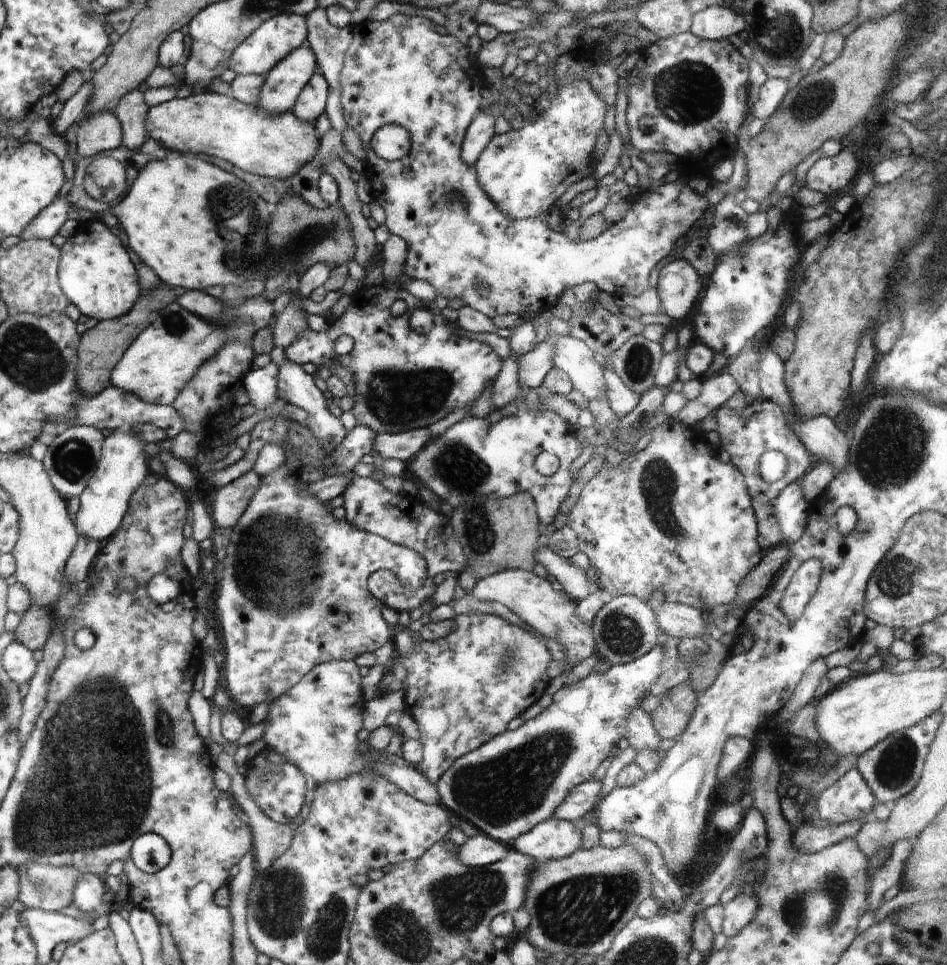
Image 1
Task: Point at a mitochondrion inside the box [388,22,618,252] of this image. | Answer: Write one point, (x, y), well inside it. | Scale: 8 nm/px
(459, 200)

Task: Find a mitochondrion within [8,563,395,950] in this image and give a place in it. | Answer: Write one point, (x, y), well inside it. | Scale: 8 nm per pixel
(60, 808)

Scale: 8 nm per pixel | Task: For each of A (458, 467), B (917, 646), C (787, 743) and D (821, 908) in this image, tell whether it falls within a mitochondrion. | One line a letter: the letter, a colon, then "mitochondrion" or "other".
A: mitochondrion
B: other
C: mitochondrion
D: mitochondrion

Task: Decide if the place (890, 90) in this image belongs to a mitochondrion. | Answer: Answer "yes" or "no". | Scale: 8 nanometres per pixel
no

